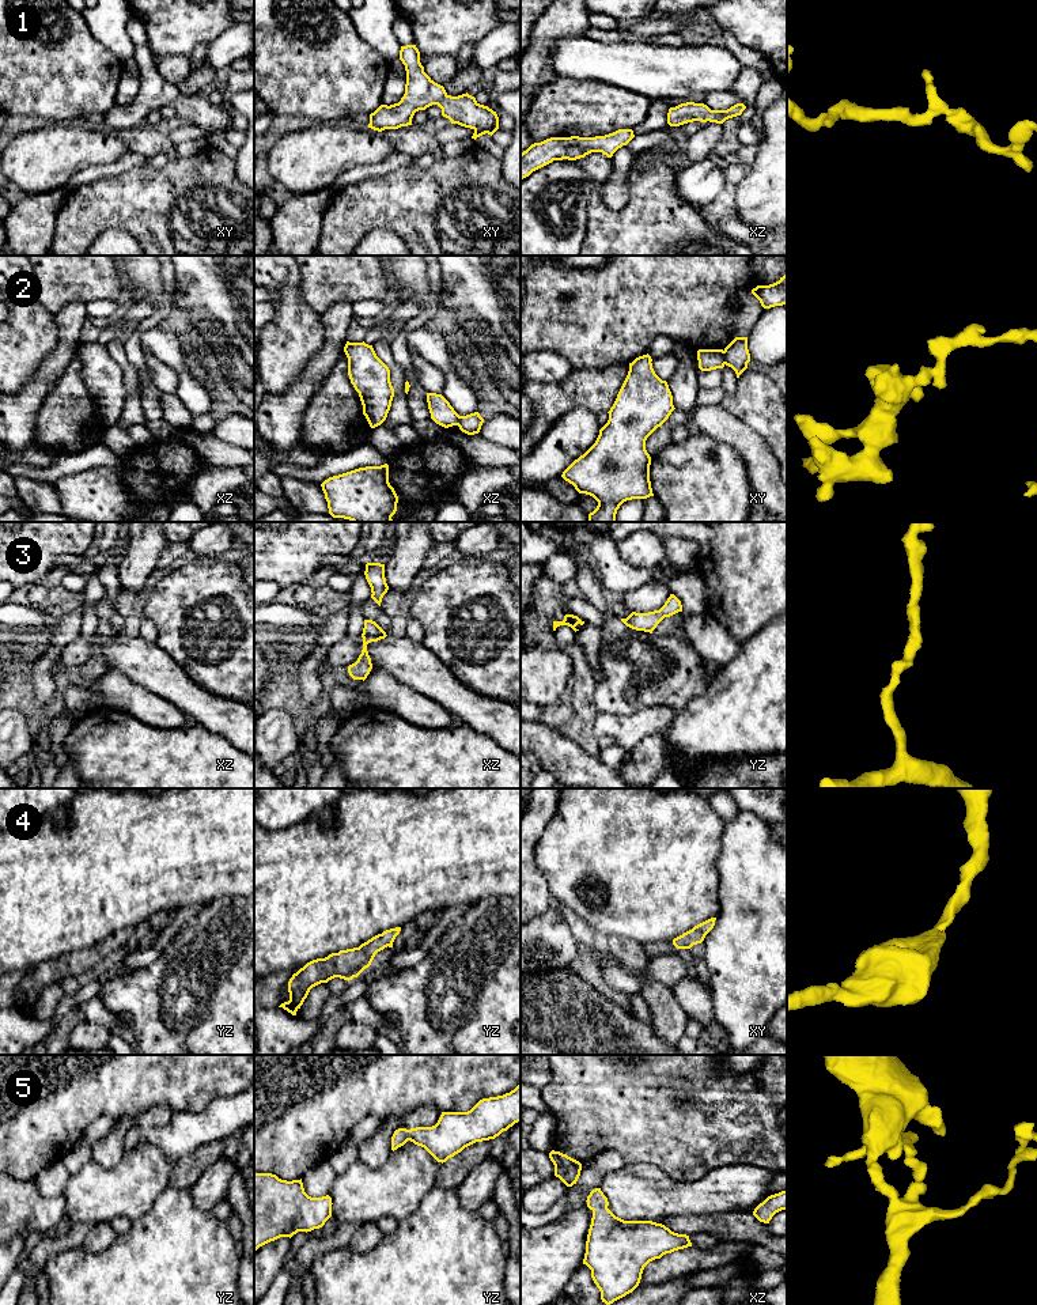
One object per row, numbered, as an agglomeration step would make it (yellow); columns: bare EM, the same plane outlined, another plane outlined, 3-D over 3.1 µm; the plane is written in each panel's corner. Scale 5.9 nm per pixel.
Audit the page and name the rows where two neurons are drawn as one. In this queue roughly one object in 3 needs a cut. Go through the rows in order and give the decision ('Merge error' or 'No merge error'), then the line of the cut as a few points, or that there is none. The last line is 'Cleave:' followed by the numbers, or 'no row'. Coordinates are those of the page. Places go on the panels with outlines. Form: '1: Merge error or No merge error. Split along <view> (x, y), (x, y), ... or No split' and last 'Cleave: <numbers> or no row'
1: No merge error. No split
2: Merge error. Split along xy (723, 351), (726, 363)
3: No merge error. No split
4: No merge error. No split
5: No merge error. No split
Cleave: 2

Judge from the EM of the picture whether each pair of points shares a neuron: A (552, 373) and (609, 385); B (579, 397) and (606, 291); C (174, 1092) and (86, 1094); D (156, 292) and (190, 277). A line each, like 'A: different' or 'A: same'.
A: different
B: different
C: same
D: different

